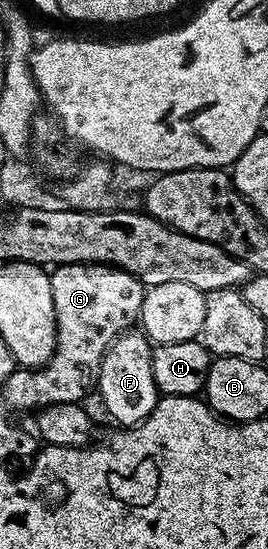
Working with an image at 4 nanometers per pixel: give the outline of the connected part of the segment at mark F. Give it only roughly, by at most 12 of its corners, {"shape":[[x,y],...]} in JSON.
{"shape":[[127,331],[104,355],[97,392],[119,426],[160,394],[152,342]]}

